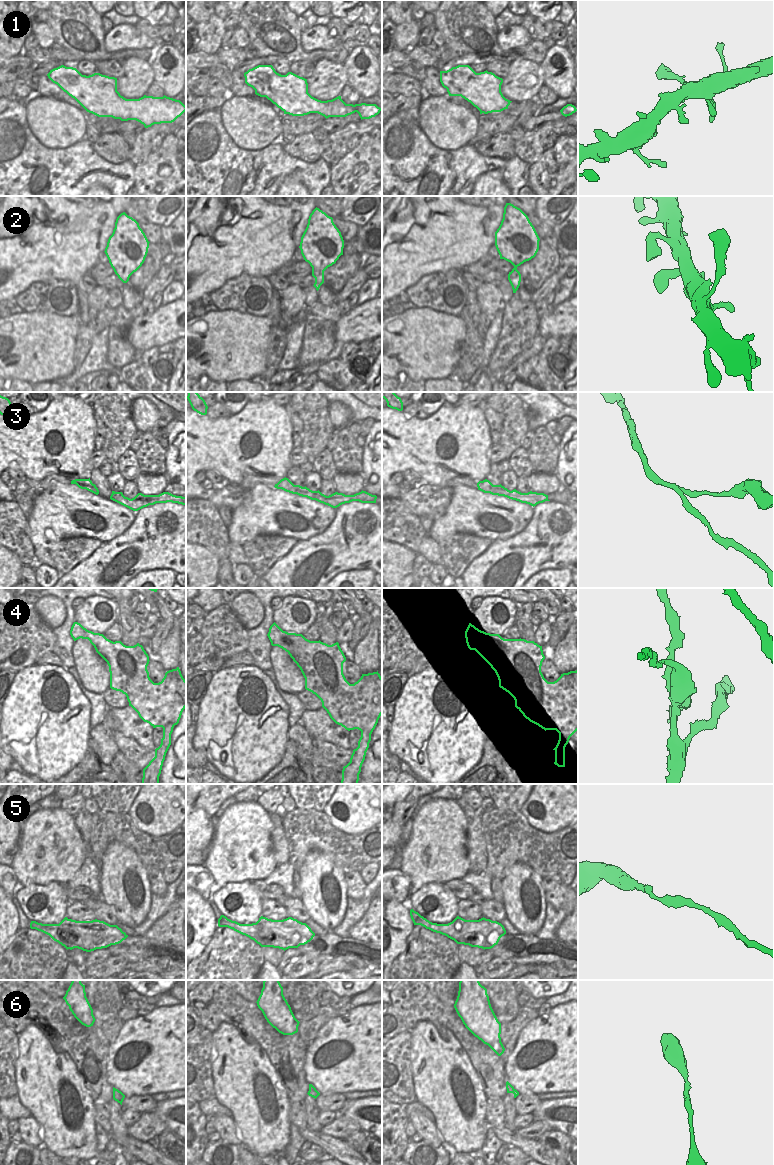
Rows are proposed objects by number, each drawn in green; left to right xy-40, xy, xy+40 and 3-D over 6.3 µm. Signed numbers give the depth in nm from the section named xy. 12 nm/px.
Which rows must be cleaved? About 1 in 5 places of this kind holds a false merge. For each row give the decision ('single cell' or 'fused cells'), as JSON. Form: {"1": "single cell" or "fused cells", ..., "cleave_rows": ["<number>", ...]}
{"1": "single cell", "2": "single cell", "3": "fused cells", "4": "fused cells", "5": "single cell", "6": "single cell", "cleave_rows": ["3", "4"]}

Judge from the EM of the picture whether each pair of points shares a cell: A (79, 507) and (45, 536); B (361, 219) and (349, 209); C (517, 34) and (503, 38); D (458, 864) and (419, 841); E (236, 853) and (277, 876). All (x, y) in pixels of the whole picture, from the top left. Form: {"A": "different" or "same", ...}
{"A": "same", "B": "same", "C": "same", "D": "same", "E": "different"}

